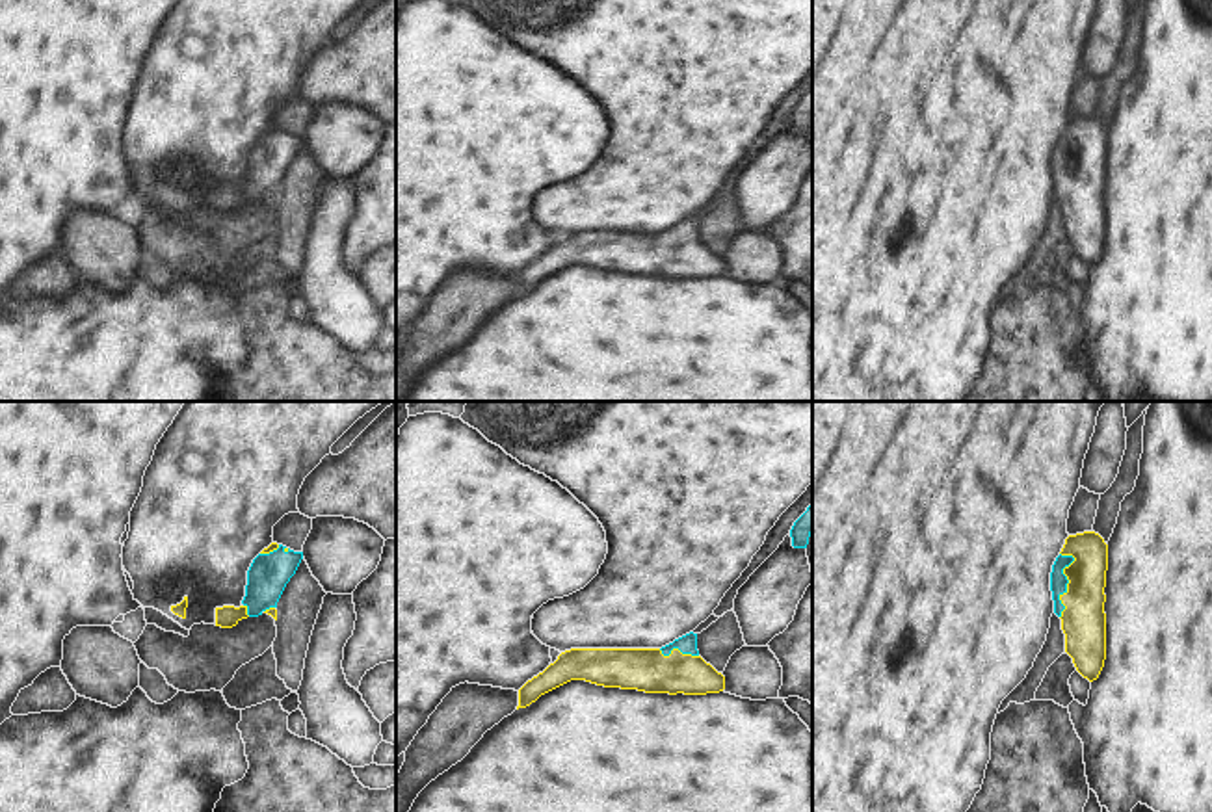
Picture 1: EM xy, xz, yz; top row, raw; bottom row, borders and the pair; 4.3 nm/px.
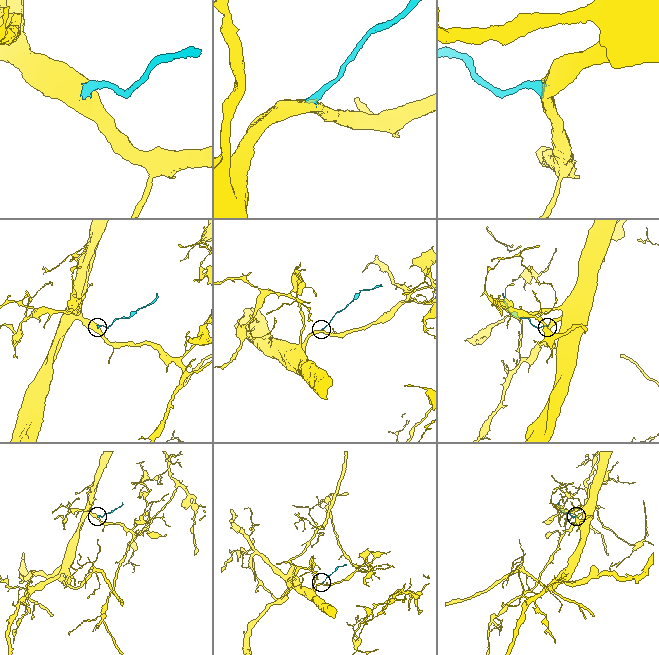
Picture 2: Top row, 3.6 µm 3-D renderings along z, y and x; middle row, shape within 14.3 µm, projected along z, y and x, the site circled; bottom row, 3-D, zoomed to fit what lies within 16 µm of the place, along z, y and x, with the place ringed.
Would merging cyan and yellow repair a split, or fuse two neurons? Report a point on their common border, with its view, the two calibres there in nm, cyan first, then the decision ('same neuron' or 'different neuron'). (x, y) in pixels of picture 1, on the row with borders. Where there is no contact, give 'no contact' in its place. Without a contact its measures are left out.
meets cyan in yz at (1067, 582); 80 nm thick on the cyan side, 190 nm on the other; same neuron

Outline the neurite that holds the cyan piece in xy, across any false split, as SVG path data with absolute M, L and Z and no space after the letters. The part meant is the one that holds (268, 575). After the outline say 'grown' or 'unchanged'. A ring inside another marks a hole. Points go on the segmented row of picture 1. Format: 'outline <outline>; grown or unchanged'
outline M277 543L264 548L247 570L242 606L216 608L216 626L232 628L242 619L258 617L262 613L268 613L277 621L277 602L301 559L303 552L294 552Z; grown

